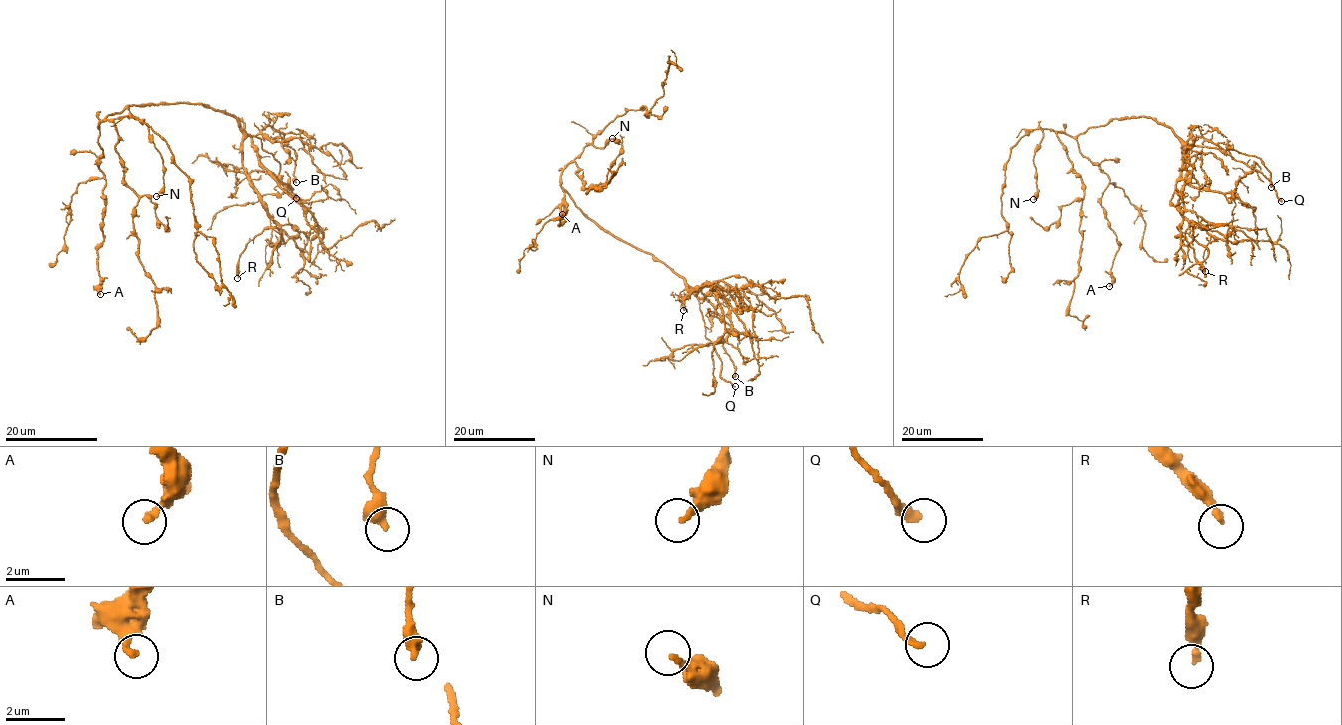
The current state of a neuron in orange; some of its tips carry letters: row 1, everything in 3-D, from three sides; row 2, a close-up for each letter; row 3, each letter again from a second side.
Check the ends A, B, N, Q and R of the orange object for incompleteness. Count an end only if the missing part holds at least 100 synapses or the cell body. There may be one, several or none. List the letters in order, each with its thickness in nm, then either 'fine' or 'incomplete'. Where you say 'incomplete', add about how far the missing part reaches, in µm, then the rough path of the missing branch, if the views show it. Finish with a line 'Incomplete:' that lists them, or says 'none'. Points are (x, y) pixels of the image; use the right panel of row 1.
A: calibre 240 nm; fine
B: calibre 440 nm; fine
N: calibre 190 nm; fine
Q: calibre 240 nm; incomplete; missing 20 µm; course (1281, 201), (1284, 190), (1279, 162)
R: calibre 200 nm; fine
Incomplete: Q

